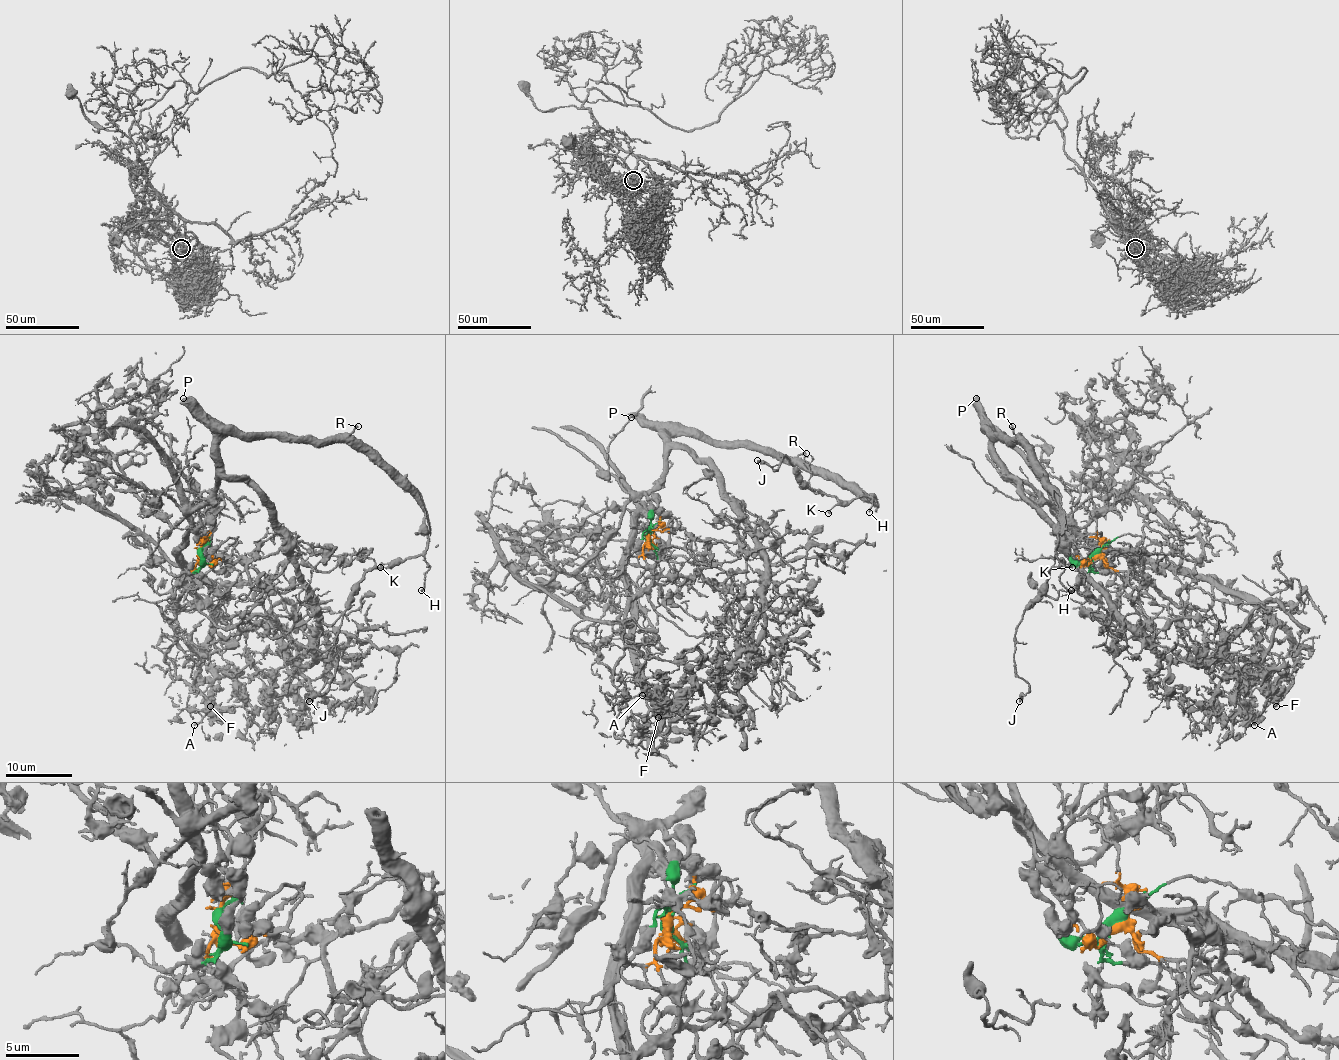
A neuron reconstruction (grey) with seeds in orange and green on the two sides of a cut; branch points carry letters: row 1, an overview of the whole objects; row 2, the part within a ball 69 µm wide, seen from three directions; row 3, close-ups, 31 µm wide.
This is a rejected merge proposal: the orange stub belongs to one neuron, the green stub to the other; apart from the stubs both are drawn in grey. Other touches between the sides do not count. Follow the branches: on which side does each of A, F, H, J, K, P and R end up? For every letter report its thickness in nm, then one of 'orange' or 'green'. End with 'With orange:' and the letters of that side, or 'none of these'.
A: 170 nm thick; orange
F: 150 nm thick; orange
H: 160 nm thick; green
J: 360 nm thick; green
K: 240 nm thick; green
P: 500 nm thick; green
R: 240 nm thick; green
With orange: A, F

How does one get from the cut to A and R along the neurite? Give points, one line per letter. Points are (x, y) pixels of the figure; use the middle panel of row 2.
A: (649, 537), (622, 636), (642, 653), (637, 671), (660, 710), (644, 681), (654, 695), (642, 695)
R: (649, 537), (650, 512), (657, 504), (647, 492), (664, 470), (667, 434), (755, 442), (796, 457), (806, 454)

